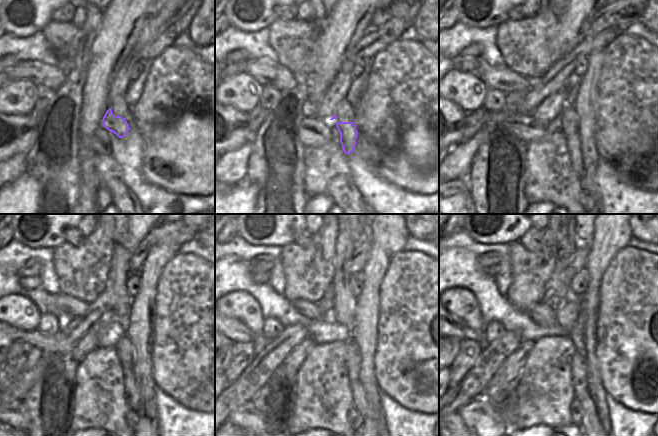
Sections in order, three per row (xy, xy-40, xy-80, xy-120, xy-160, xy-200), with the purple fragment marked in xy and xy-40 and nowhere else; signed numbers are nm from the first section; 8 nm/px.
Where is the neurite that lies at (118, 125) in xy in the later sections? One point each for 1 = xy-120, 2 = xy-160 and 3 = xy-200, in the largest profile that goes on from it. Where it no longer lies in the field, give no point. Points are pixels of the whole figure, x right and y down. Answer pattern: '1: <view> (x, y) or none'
1: xy-120 (130, 387)
2: xy-160 (358, 396)
3: xy-200 (589, 417)

